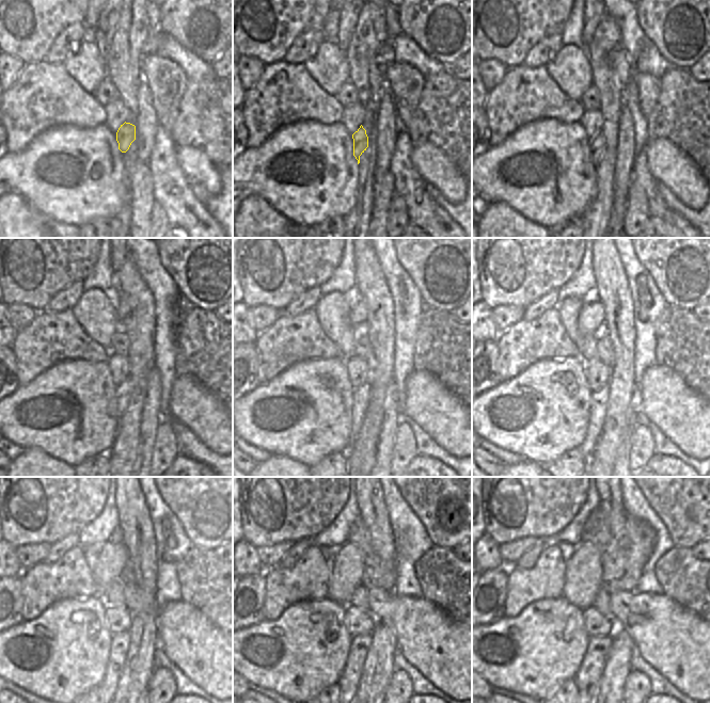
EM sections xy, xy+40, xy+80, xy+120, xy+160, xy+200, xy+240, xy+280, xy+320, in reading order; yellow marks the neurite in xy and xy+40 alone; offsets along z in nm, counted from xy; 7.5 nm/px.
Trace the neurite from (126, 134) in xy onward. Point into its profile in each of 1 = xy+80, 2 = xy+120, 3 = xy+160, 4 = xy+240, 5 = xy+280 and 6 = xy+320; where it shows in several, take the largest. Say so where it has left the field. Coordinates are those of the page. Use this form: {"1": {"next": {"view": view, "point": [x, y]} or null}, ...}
{"1": {"next": {"view": "xy+80", "point": [597, 142]}}, "2": {"next": {"view": "xy+120", "point": [124, 389]}}, "3": {"next": {"view": "xy+160", "point": [362, 395]}}, "4": {"next": {"view": "xy+240", "point": [120, 644]}}, "5": {"next": {"view": "xy+280", "point": [348, 682]}}, "6": {"next": {"view": "xy+320", "point": [587, 678]}}}

